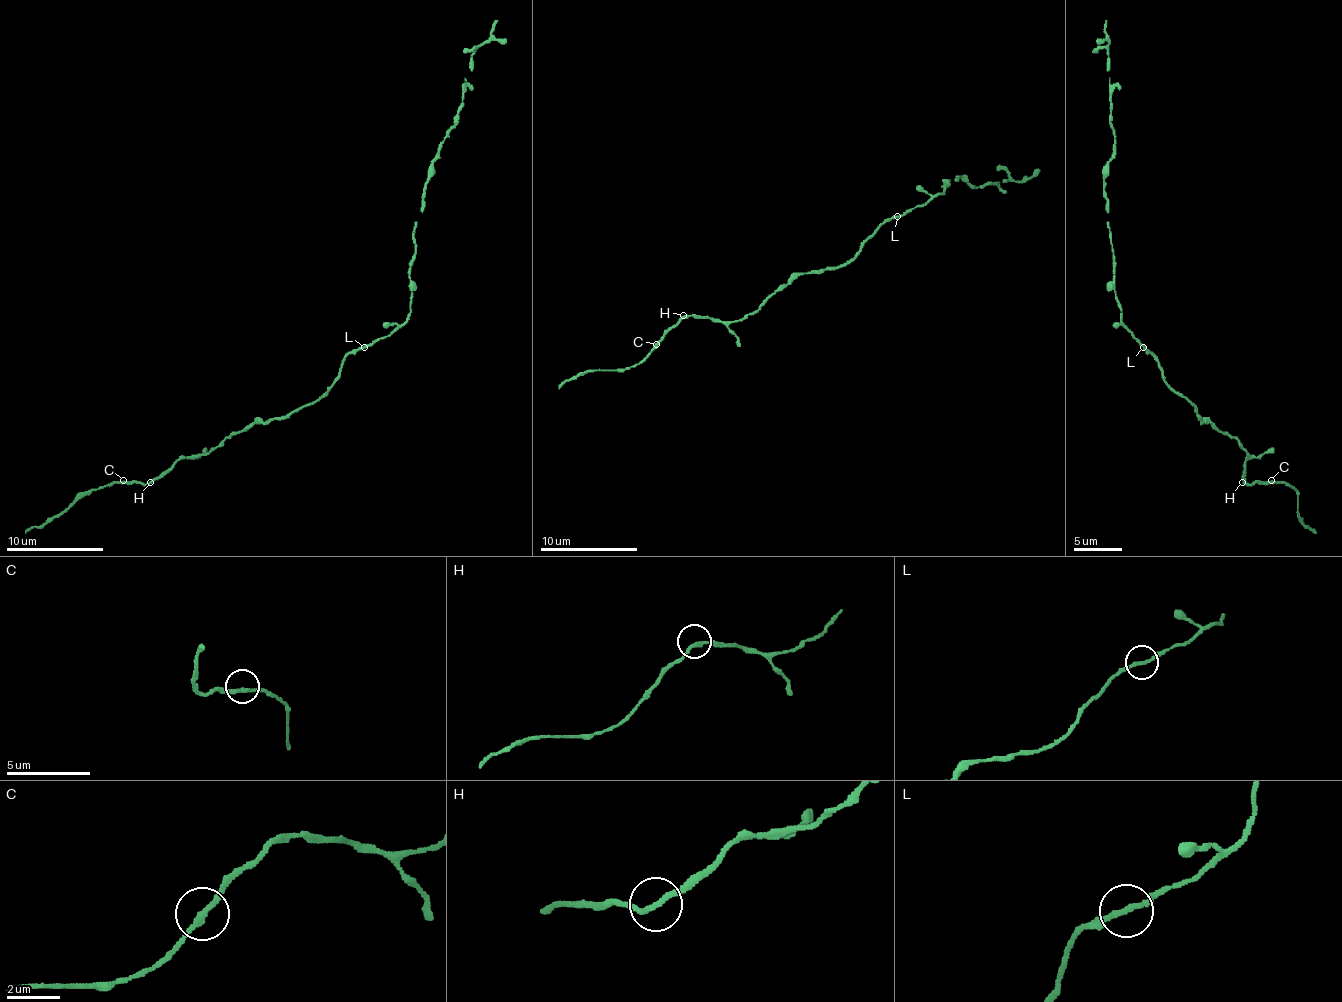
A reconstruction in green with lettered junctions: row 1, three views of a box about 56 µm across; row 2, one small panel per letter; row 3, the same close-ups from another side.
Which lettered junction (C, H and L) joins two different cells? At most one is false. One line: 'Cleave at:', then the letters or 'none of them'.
Cleave at: none of them

